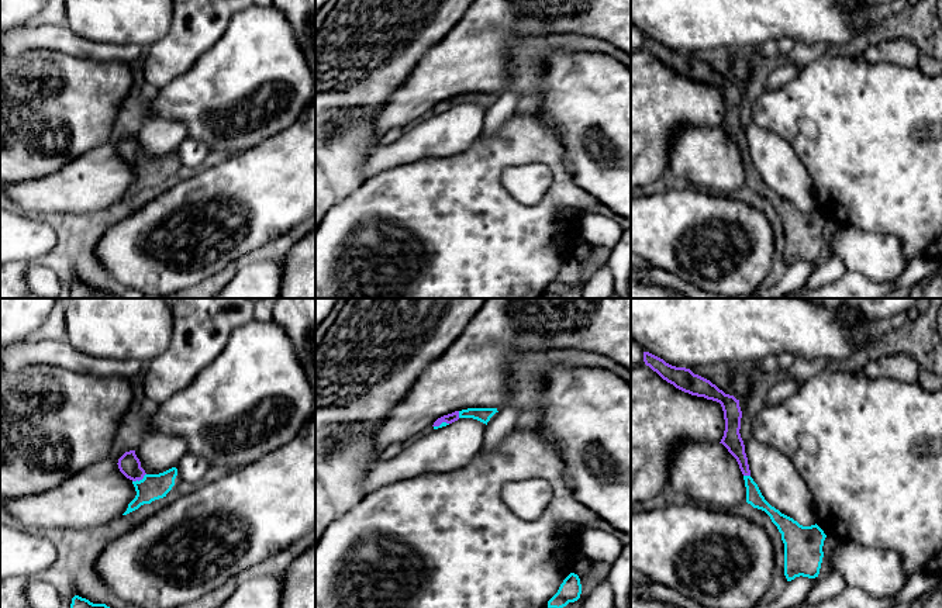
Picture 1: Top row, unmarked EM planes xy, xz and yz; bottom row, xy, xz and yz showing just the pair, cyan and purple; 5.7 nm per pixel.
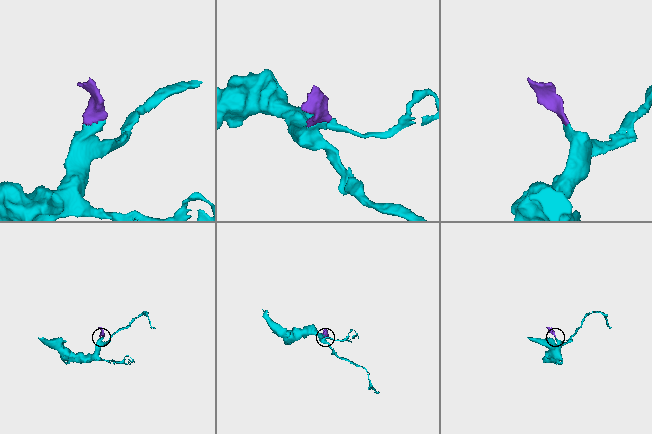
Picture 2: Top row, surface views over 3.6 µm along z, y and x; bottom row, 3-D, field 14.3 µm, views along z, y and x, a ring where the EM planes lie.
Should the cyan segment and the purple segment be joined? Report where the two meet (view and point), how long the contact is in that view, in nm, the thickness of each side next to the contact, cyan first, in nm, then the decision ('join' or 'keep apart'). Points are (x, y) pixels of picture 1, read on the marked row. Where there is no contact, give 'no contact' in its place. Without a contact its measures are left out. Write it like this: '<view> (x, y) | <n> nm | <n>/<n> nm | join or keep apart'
xy (140, 480) | 90 nm | 150/120 nm | join

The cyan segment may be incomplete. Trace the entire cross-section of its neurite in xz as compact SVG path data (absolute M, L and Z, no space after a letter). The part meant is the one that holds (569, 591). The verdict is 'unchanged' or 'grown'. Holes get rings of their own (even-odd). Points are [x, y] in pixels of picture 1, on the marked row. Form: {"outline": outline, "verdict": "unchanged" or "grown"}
{"outline": "M570 573L560 584L558 593L548 601L548 608L563 608L580 598L582 584L577 574Z", "verdict": "unchanged"}

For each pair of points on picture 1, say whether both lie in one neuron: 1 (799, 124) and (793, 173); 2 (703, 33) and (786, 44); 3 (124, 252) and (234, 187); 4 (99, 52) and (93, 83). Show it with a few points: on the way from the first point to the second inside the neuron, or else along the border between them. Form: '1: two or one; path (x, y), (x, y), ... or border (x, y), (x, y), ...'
1: two; border (770, 132), (779, 134), (790, 145), (811, 183)
2: two; border (794, 40), (777, 37), (746, 49)
3: one; path (145, 227), (185, 192), (204, 192)
4: two; border (65, 52), (82, 58), (121, 59), (128, 64)

